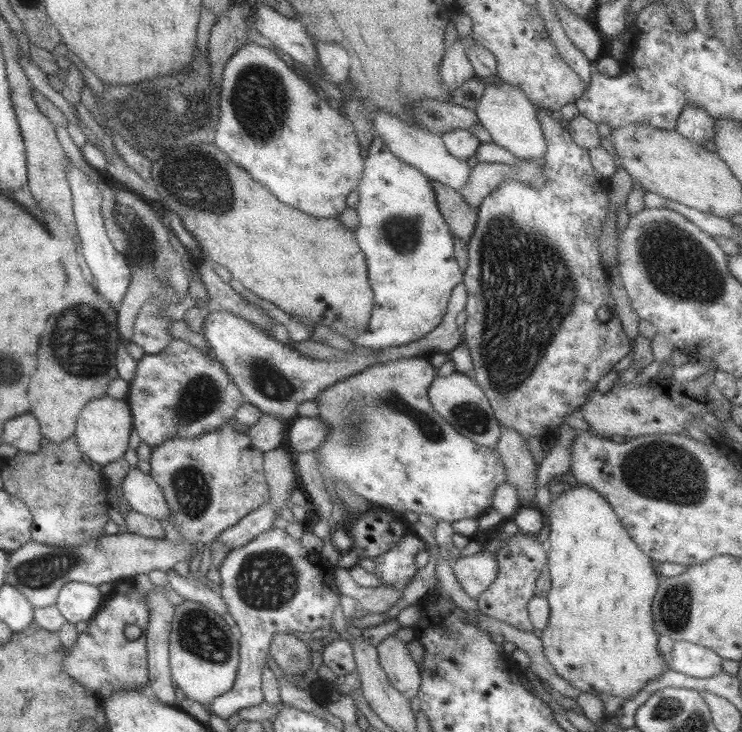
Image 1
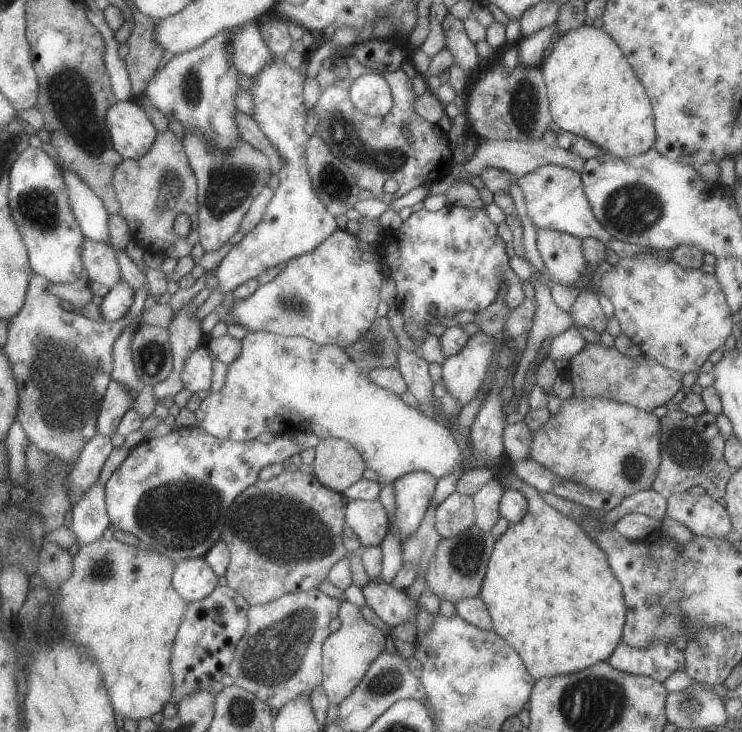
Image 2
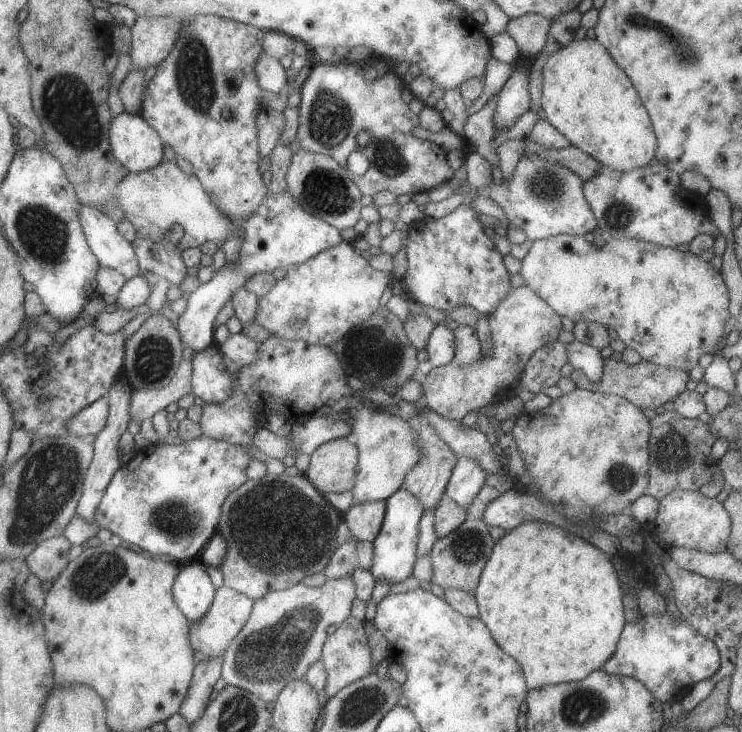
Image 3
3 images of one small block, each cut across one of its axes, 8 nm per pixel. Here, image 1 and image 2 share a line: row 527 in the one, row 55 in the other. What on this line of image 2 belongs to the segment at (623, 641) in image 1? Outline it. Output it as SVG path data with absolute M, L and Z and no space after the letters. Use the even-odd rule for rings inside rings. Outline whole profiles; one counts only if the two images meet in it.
M581 24L575 30L569 30L558 36L552 44L549 56L539 64L549 100L549 112L553 123L562 131L589 140L601 148L605 155L617 158L629 158L649 150L655 142L654 116L645 88L631 66L627 64L619 46L603 28Z

